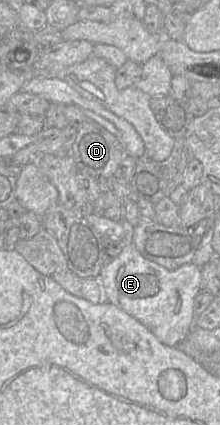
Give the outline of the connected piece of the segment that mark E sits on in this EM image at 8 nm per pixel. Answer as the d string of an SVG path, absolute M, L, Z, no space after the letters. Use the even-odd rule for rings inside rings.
M129 242L116 258L104 266L99 282L103 300L137 319L167 346L177 347L194 325L194 299L202 288L202 272L192 262L168 270L145 258Z

